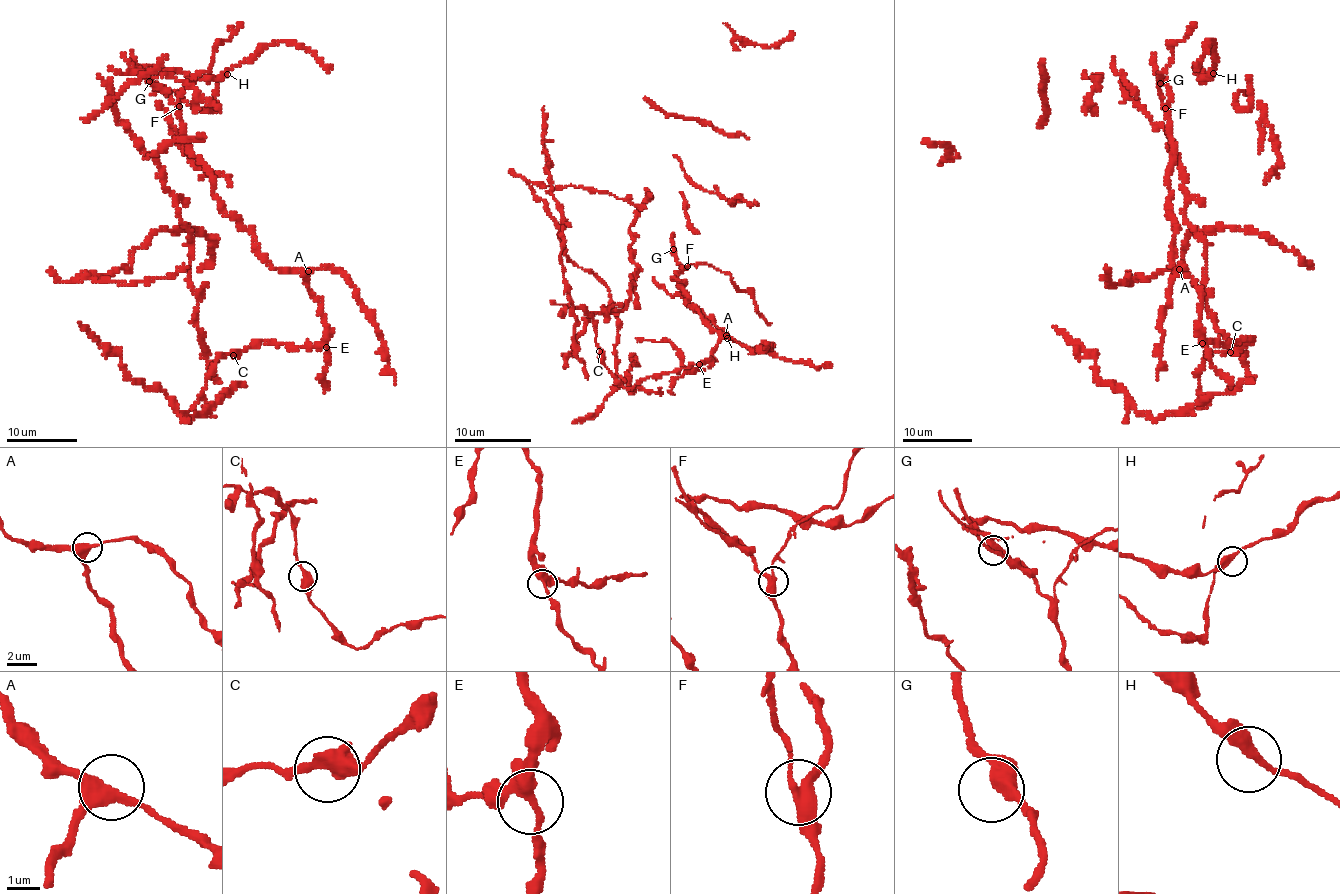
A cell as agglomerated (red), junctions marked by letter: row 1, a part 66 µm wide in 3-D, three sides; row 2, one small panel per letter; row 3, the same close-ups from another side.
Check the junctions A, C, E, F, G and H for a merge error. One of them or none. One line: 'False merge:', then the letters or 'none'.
False merge: F

